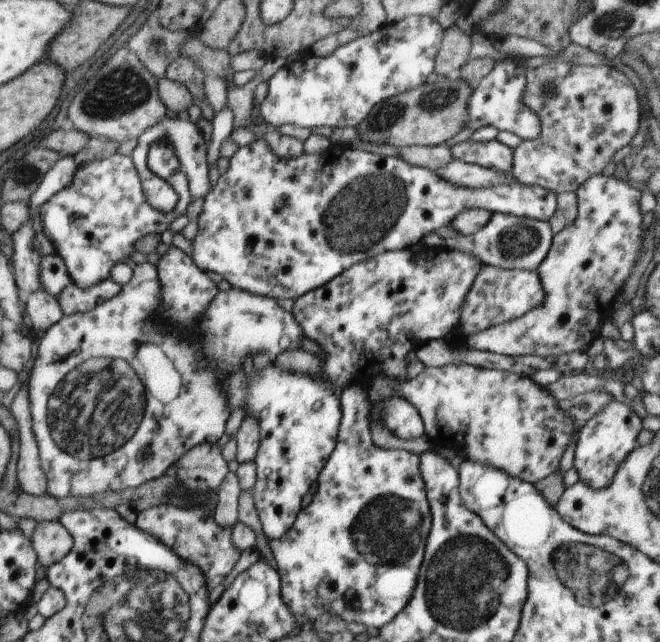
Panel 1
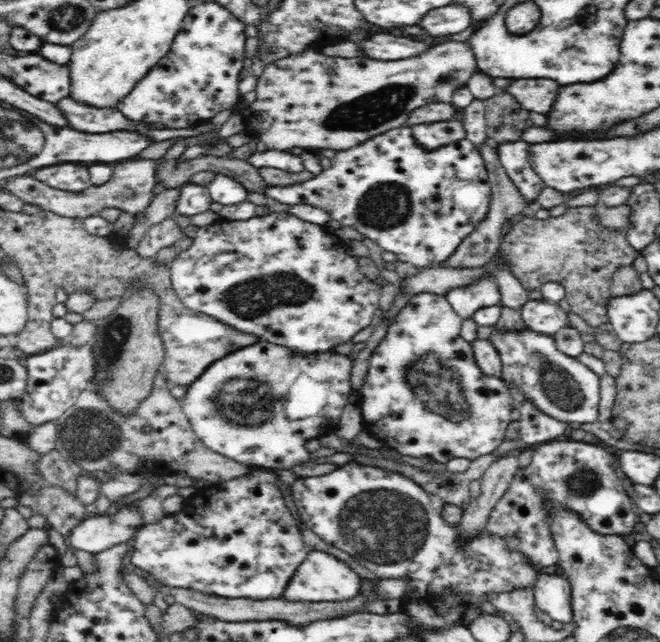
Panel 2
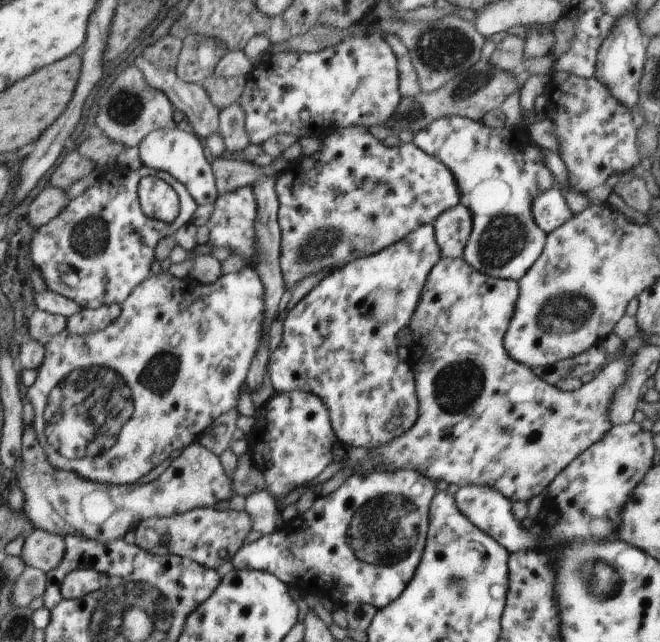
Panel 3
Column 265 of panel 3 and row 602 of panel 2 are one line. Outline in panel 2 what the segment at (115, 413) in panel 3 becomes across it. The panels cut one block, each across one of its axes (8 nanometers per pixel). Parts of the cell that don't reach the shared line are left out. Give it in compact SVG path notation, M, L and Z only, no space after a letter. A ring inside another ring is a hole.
M311 549L286 586L283 597L284 601L302 603L351 600L361 592L361 580L354 569L338 557L328 552Z

